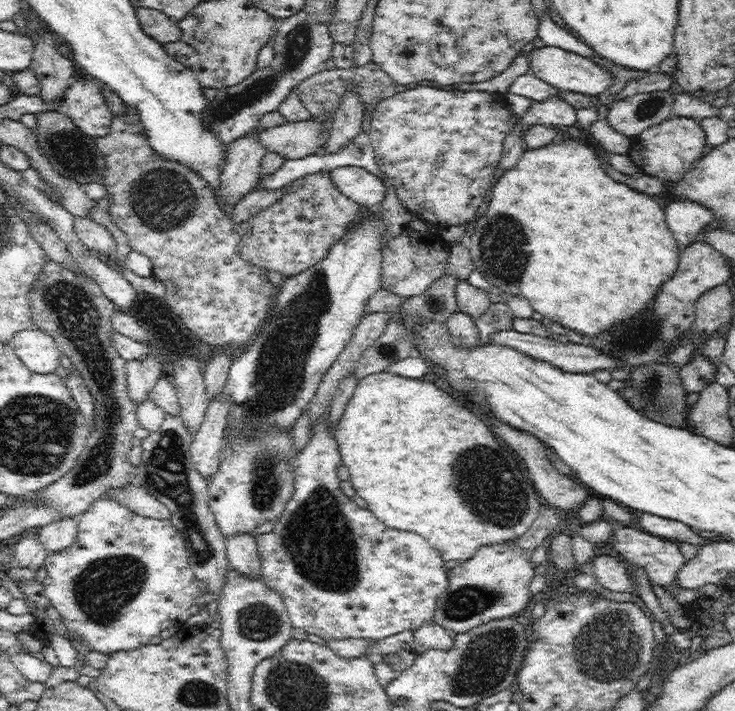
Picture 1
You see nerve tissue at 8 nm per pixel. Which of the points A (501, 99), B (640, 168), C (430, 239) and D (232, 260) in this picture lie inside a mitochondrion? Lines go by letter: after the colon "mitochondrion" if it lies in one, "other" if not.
A: other
B: other
C: other
D: other

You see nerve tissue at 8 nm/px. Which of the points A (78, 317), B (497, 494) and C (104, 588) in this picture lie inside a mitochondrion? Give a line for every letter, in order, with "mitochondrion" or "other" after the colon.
A: mitochondrion
B: mitochondrion
C: mitochondrion

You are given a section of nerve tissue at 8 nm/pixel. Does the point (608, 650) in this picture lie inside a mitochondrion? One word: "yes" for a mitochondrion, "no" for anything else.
yes

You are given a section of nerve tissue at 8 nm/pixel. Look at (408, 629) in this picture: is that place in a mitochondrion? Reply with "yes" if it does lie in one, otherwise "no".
no

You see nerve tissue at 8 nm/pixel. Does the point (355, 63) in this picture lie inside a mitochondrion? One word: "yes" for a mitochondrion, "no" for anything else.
no

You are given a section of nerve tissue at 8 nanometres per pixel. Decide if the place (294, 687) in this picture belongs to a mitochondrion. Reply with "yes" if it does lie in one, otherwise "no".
yes

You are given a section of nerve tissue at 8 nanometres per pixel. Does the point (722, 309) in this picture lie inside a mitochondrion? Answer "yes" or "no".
no

